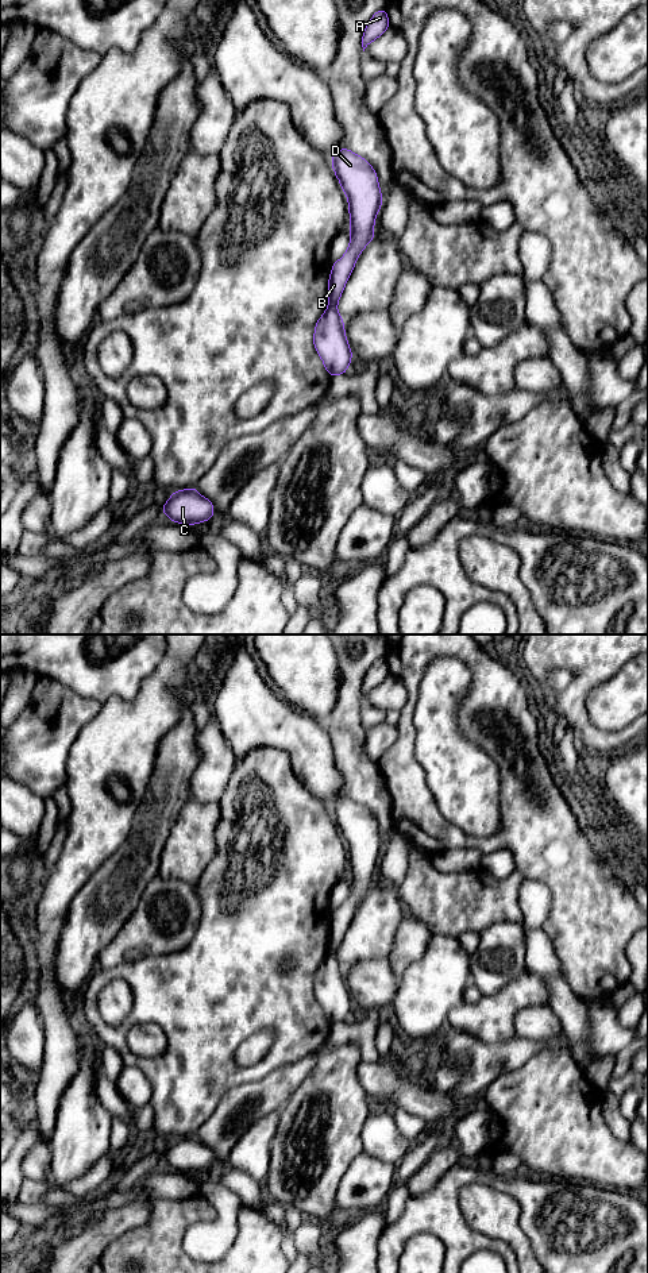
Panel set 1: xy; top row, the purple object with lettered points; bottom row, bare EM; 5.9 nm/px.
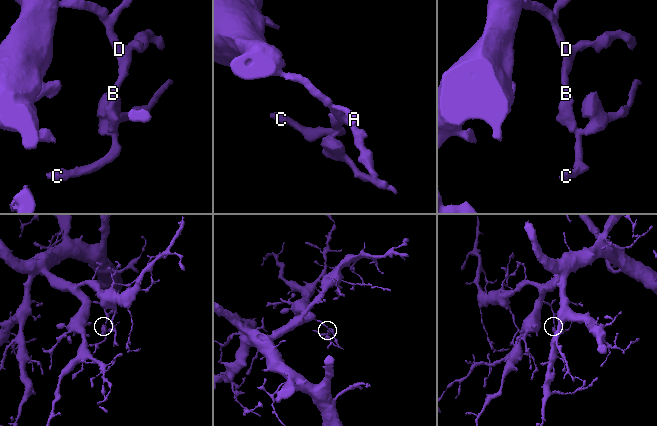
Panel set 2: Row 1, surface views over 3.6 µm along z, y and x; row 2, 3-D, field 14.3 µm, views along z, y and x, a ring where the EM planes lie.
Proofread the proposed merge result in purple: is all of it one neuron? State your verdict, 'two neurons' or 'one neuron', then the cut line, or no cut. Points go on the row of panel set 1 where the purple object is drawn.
two neurons | xy (330, 304), (336, 307)

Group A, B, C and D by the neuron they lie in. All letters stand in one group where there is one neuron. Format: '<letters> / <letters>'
A B D / C

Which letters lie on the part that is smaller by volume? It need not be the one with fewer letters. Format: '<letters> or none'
C

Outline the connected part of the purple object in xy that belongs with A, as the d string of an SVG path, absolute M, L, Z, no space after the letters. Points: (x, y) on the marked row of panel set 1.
M386 9L377 11L373 18L369 20L363 35L362 35L362 47L364 49L377 38L379 38L387 28L390 22L387 18Z

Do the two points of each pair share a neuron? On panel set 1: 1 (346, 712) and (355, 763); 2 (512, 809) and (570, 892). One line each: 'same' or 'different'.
1: same
2: same

